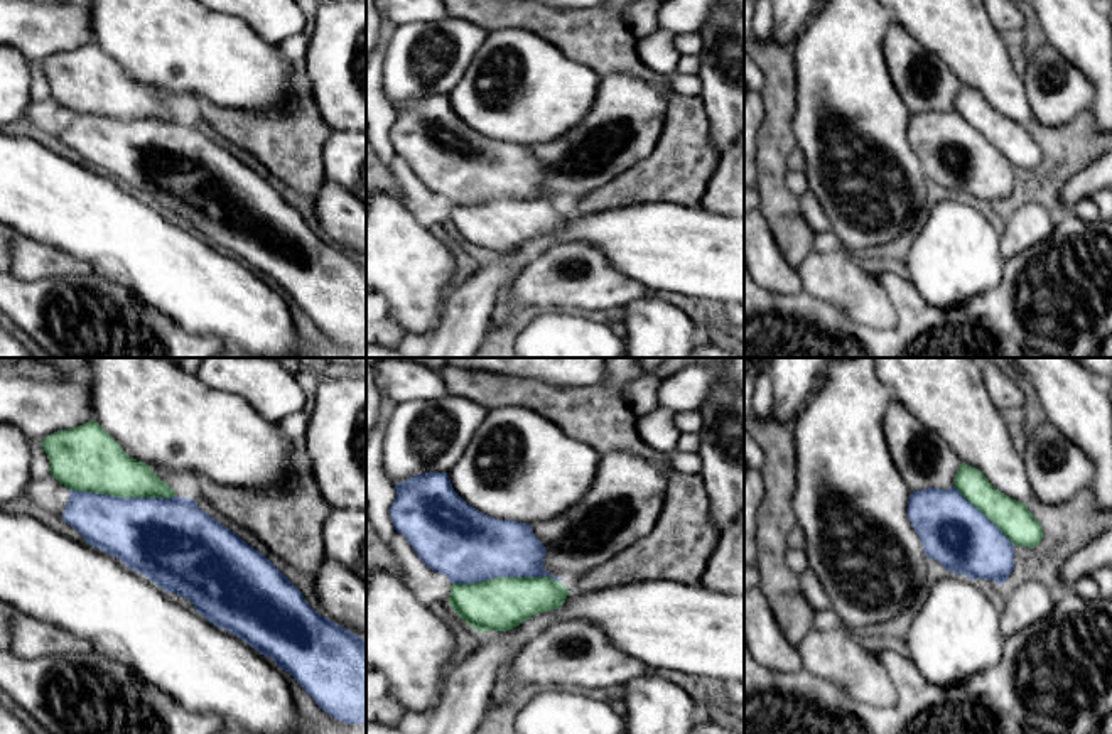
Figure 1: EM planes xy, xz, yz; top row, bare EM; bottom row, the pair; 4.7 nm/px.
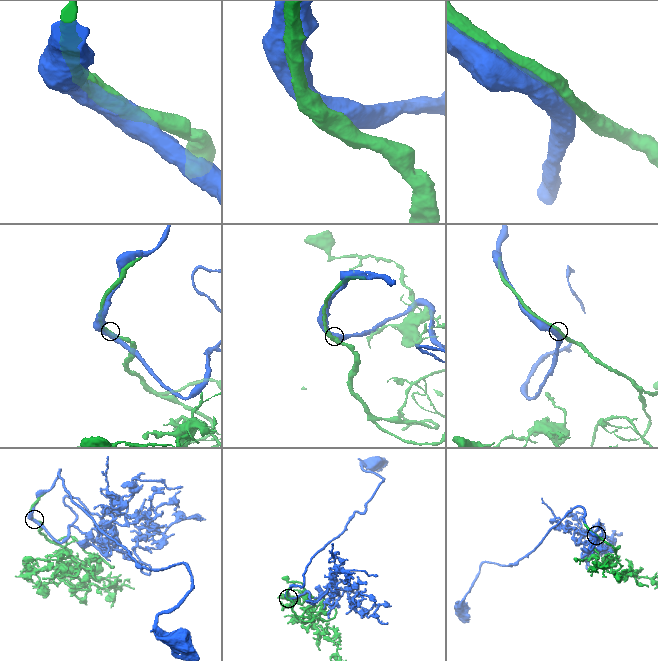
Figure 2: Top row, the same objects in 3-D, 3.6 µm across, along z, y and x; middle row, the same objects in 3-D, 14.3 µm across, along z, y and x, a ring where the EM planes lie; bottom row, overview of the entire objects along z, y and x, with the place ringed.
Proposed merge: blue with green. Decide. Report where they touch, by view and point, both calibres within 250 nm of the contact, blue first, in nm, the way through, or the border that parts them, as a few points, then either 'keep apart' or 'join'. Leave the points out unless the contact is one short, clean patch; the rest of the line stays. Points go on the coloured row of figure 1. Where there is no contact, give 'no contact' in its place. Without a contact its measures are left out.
contact xz (505, 576); calibres 360 and 260 nm; join

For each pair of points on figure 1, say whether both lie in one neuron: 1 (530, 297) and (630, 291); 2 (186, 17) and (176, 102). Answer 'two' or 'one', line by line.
1: one
2: two

